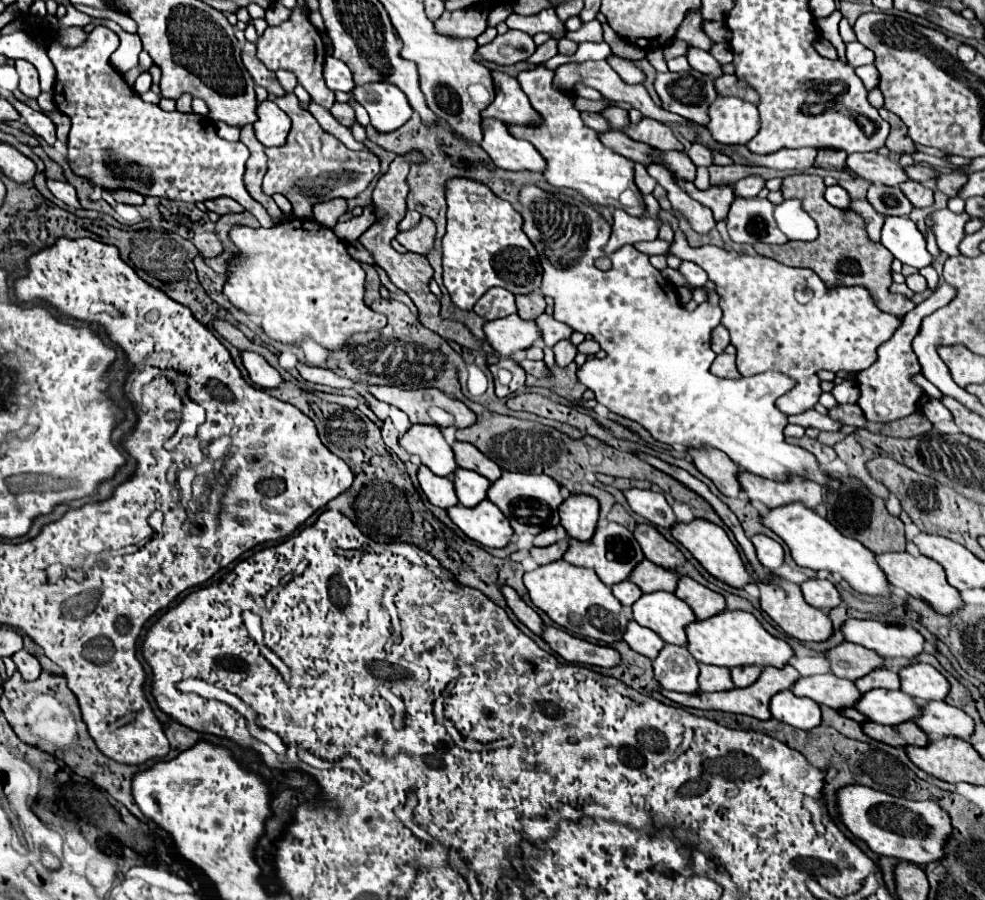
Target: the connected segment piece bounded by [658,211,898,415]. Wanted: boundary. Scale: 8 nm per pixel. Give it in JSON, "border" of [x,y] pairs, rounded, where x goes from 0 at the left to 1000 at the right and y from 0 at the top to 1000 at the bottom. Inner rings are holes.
{"border":[[[670,234],[668,241],[680,246],[686,259],[682,281],[711,294],[727,317],[725,323],[731,330],[733,361],[739,366],[741,381],[747,386],[749,414],[761,419],[778,410],[788,410],[808,421],[808,430],[788,446],[788,452],[798,461],[810,461],[830,448],[830,414],[835,410],[871,414],[889,403],[889,388],[912,363],[912,352],[893,346],[877,319],[841,321],[820,299],[798,297],[786,288],[761,286],[723,272],[703,277],[688,257],[688,246],[682,237]]]}

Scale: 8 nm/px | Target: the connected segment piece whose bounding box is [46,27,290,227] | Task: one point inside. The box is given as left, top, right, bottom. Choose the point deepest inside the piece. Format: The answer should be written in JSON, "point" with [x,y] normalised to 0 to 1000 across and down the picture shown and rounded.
{"point":[182,173]}

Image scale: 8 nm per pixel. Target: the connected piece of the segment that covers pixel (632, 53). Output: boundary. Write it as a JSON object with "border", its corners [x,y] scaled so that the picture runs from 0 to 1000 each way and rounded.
{"border":[[[611,26],[611,30],[613,30],[613,46],[619,50],[619,54],[621,54],[621,59],[623,59],[625,63],[640,66],[640,68],[650,68],[650,66],[656,63],[656,57],[652,57],[648,50],[644,50],[644,48],[640,48],[640,46],[627,41],[627,39],[619,32],[617,26]]]}

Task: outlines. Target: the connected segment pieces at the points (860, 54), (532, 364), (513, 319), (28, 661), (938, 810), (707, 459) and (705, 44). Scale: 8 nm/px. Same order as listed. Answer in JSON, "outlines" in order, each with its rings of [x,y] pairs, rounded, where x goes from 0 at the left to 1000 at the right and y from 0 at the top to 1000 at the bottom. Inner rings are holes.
{"outlines":[[[[865,46],[865,48],[859,48],[859,66],[861,66],[861,70],[865,74],[871,74],[871,72],[885,70],[887,68],[887,61],[885,61],[885,57],[881,57],[871,46]]],[[[528,399],[528,408],[542,419],[554,419],[558,414],[558,410],[552,406],[552,401],[536,401],[536,399]]],[[[516,350],[512,354],[495,357],[491,361],[491,370],[495,381],[508,392],[510,397],[516,397],[522,390],[532,390],[540,383],[544,383],[550,372],[542,357],[532,357],[526,350]]],[[[18,723],[16,728],[12,728],[12,734],[16,737],[16,741],[18,741],[18,746],[22,748],[22,752],[26,754],[26,757],[35,757],[39,750],[41,750],[41,737],[39,737],[39,732],[37,730],[32,730],[28,723]]],[[[863,872],[851,879],[851,901],[857,917],[879,934],[887,948],[930,961],[958,954],[958,937],[966,928],[964,906],[950,890],[922,890],[875,872]]],[[[698,497],[698,503],[703,506],[703,512],[707,521],[719,530],[727,543],[737,552],[749,552],[751,550],[751,537],[749,537],[749,519],[735,506],[733,501],[727,501],[725,497]]],[[[709,12],[709,17],[698,17],[698,21],[694,23],[694,28],[688,32],[686,37],[686,43],[692,43],[692,46],[698,46],[703,48],[703,52],[709,52],[709,54],[715,54],[715,57],[721,57],[723,54],[723,43],[711,32],[711,23],[713,23],[713,17]]]]}

